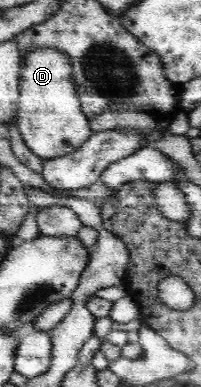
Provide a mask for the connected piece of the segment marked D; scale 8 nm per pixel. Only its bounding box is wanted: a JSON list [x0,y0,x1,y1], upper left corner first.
[16,46,92,161]

